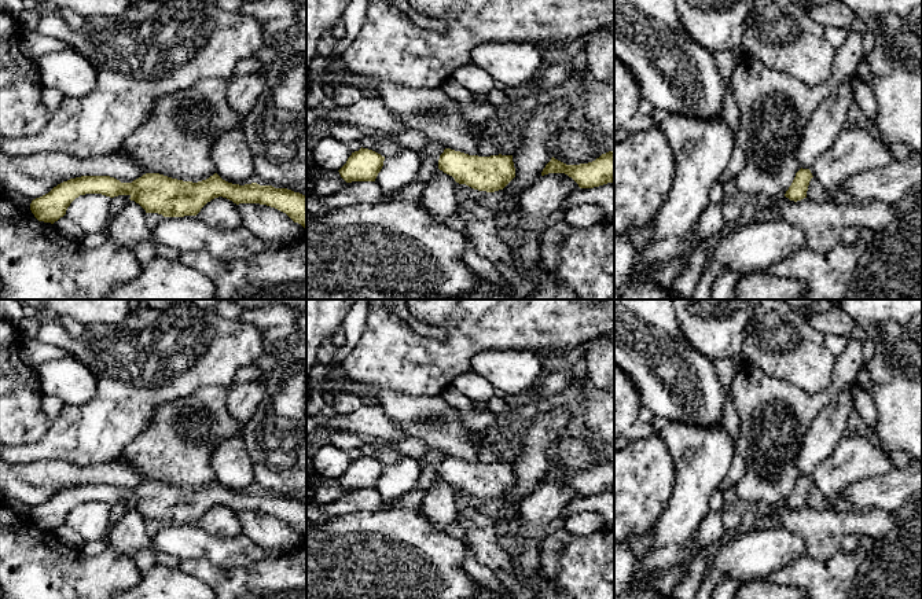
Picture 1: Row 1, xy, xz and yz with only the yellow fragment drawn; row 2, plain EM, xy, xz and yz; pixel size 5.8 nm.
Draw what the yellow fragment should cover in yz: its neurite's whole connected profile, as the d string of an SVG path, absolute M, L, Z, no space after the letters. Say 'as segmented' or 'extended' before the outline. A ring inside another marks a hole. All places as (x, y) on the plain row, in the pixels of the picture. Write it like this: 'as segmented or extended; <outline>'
as segmented; M801 475L796 481L796 485L789 497L786 499L785 504L794 510L807 506L808 493L812 485L813 484L809 477Z

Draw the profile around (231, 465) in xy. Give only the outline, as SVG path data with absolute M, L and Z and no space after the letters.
M240 433L217 444L210 466L216 481L228 490L245 493L257 488L253 463Z

